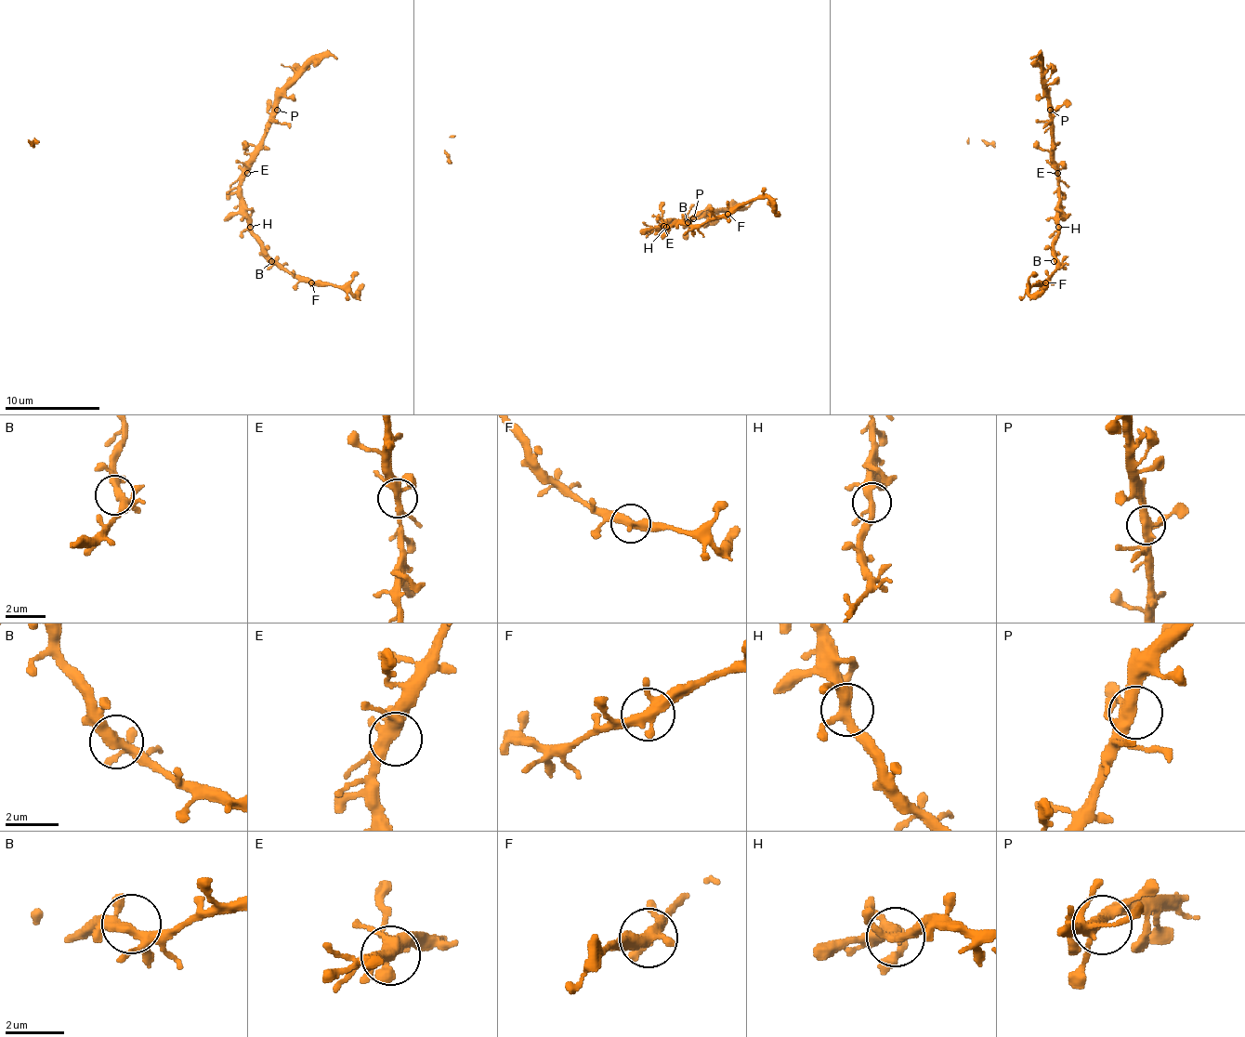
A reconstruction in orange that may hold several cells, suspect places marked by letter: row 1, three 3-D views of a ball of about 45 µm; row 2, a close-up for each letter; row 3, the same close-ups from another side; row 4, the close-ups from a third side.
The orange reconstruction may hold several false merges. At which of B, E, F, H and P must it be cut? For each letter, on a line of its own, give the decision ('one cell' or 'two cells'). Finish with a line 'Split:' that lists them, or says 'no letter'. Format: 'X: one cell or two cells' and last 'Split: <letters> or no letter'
B: one cell
E: one cell
F: one cell
H: one cell
P: one cell
Split: no letter

